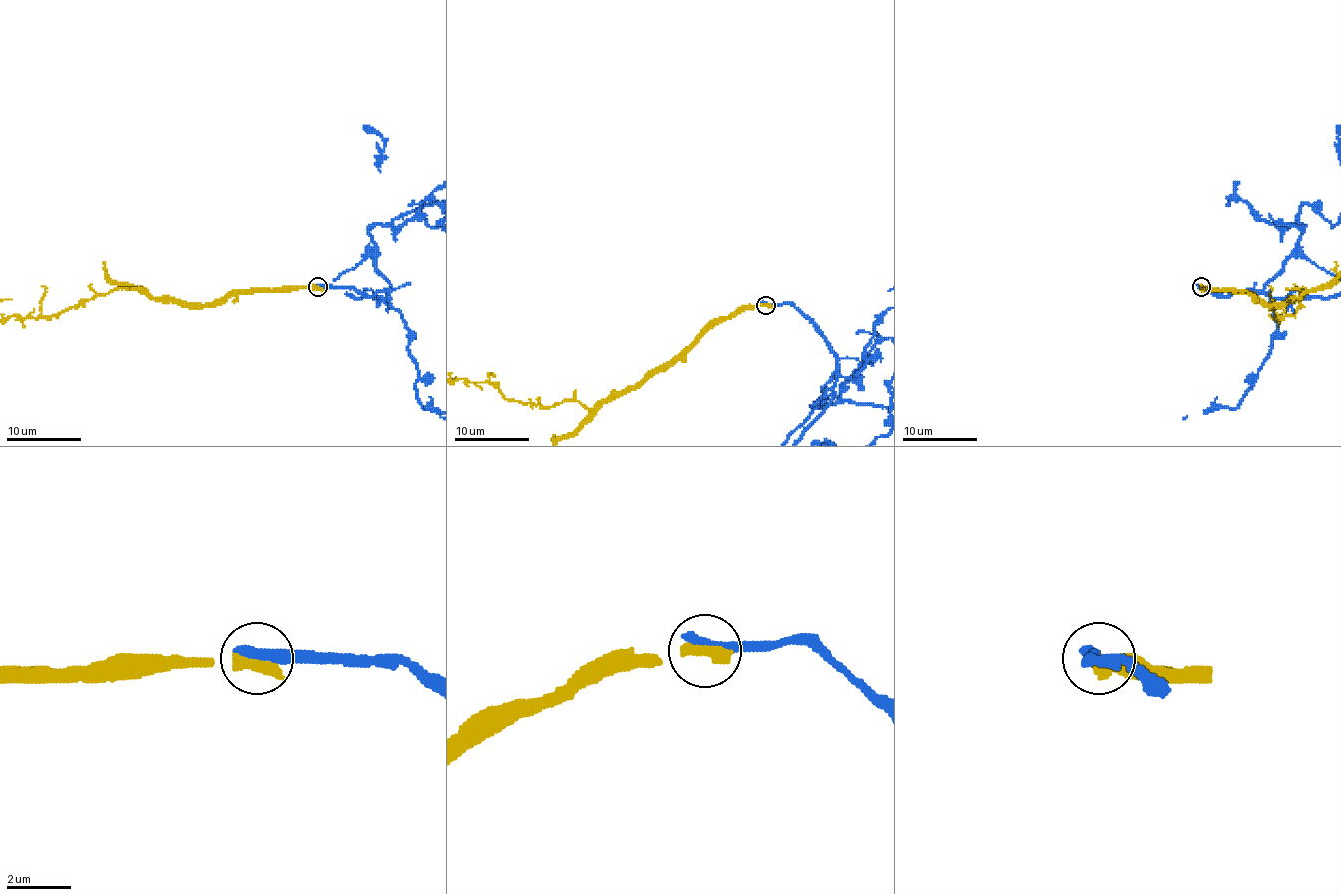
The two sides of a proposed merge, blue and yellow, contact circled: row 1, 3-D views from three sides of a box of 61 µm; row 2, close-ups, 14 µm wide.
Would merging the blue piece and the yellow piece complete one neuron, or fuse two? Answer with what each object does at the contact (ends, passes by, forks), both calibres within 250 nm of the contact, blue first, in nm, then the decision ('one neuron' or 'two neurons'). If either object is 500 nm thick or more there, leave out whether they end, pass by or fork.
blue ends there; yellow ends there; 440 nm thick on the blue side, 460 nm on the other; two neurons

